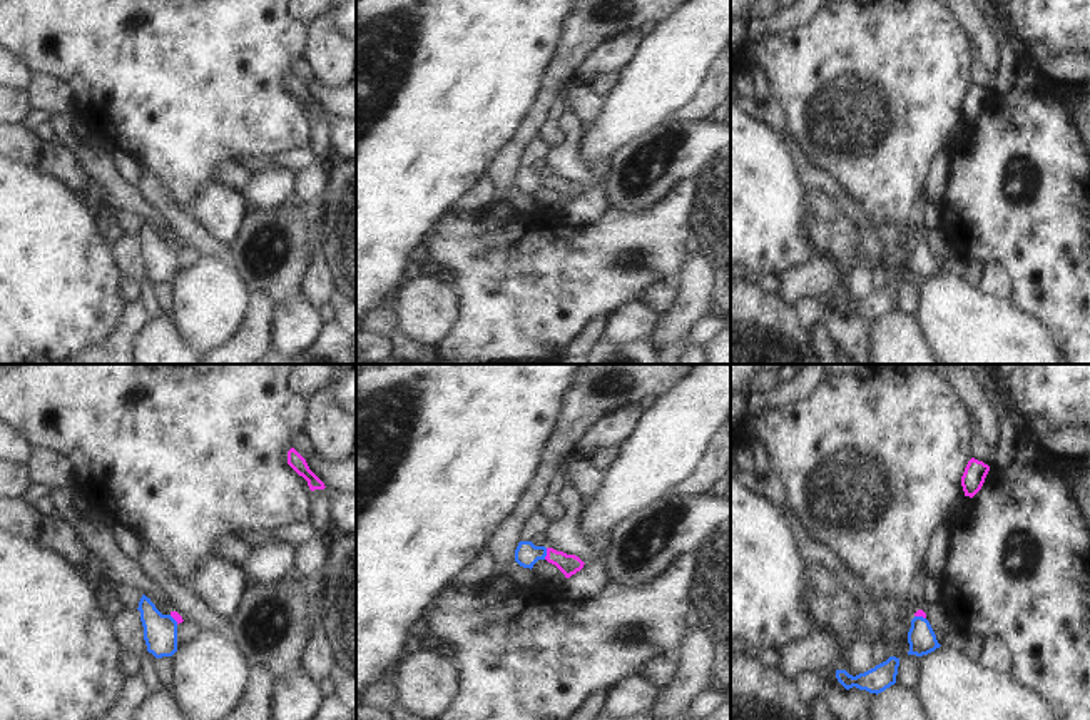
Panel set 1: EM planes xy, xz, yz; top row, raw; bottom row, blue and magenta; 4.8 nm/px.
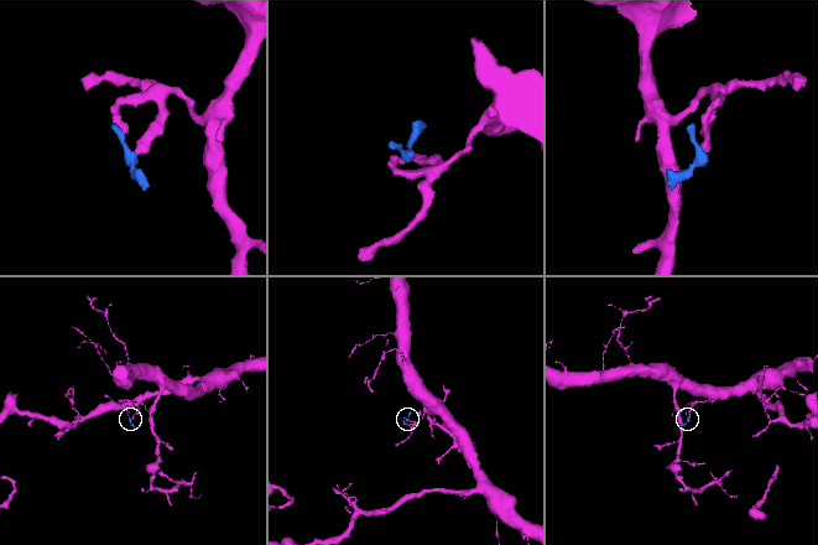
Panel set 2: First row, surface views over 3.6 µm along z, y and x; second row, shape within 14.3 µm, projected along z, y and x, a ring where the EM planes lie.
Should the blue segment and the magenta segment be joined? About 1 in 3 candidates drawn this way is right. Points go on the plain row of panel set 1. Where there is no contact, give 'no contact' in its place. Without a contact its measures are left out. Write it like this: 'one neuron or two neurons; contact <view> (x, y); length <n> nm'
one neuron; contact xz (545, 179); length 60 nm

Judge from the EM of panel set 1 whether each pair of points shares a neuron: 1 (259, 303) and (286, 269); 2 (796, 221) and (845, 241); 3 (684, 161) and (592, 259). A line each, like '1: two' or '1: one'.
1: two
2: two
3: two

